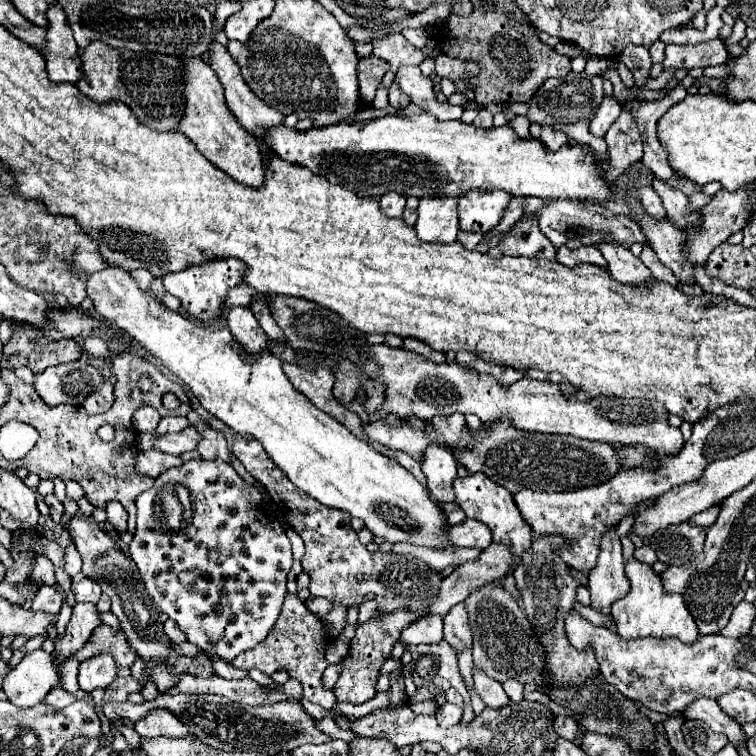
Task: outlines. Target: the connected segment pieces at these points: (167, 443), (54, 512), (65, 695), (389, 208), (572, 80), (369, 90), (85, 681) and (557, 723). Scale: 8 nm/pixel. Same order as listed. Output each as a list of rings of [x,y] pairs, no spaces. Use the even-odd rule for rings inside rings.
[[[188,426],[186,430],[178,432],[178,434],[160,436],[160,440],[156,442],[154,448],[162,450],[162,452],[168,452],[168,454],[174,454],[174,456],[180,456],[182,452],[196,450],[200,438],[202,438],[202,434],[194,426]]]
[[[50,494],[50,496],[46,496],[46,498],[44,498],[44,502],[46,502],[46,504],[48,504],[48,508],[50,508],[50,518],[52,518],[54,522],[60,522],[64,508],[62,508],[62,504],[56,500],[56,496],[54,496],[54,494]]]
[[[56,684],[42,702],[48,704],[48,706],[54,706],[54,708],[64,708],[64,706],[68,706],[68,704],[74,702],[74,696],[70,692],[66,692],[60,684]]]
[[[388,192],[388,196],[380,198],[380,210],[390,218],[402,218],[404,208],[406,208],[406,198],[396,196],[396,192]]]
[[[570,72],[568,76],[564,76],[562,80],[560,78],[550,78],[540,90],[538,94],[530,100],[530,110],[528,110],[528,118],[530,122],[538,122],[538,124],[548,124],[552,126],[554,130],[562,130],[568,134],[568,138],[572,142],[578,142],[578,144],[584,144],[584,146],[590,146],[592,152],[606,160],[608,156],[608,146],[604,142],[604,138],[596,138],[590,134],[588,130],[588,124],[592,120],[592,116],[596,114],[596,108],[602,104],[602,78],[600,76],[588,76],[586,72]]]
[[[366,56],[360,58],[358,62],[358,80],[360,80],[360,96],[364,104],[370,104],[374,94],[376,94],[376,86],[380,84],[382,76],[386,74],[386,70],[390,68],[388,62],[384,62],[378,56]]]
[[[100,654],[100,656],[88,658],[80,664],[78,684],[84,692],[92,692],[96,688],[108,688],[114,682],[116,672],[118,672],[118,668],[116,668],[112,656]]]
[[[554,714],[554,730],[558,736],[574,742],[574,738],[580,734],[578,724],[574,722],[574,718],[570,716],[562,716],[562,714]]]

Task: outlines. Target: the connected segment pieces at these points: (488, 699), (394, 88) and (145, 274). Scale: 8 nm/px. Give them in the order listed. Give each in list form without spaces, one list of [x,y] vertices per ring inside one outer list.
[[[474,668],[474,684],[476,684],[476,692],[480,694],[480,698],[484,700],[486,706],[498,710],[498,708],[510,704],[510,698],[502,690],[502,684],[484,676],[478,668]]]
[[[394,80],[392,82],[392,86],[388,88],[388,98],[390,98],[390,104],[394,106],[394,108],[406,108],[408,104],[410,104],[410,100],[408,100],[408,96],[400,90],[400,86],[398,86],[398,82]]]
[[[142,268],[132,270],[132,272],[130,272],[130,276],[134,276],[134,278],[136,278],[134,282],[136,282],[142,290],[148,290],[148,288],[150,288],[150,284],[152,284],[152,280],[154,280],[154,278],[152,278],[152,274],[150,274],[148,270],[142,270]]]

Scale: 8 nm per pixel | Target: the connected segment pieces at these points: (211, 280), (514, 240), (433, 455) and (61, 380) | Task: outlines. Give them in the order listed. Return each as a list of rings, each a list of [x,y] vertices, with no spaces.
[[[236,258],[210,260],[210,262],[204,262],[200,266],[190,266],[182,272],[176,272],[176,274],[166,274],[164,288],[182,302],[182,308],[190,316],[208,322],[208,320],[220,318],[224,314],[224,302],[228,298],[228,288],[242,284],[244,274],[246,274],[246,264],[236,260]]]
[[[524,218],[518,220],[508,234],[502,236],[498,244],[500,252],[504,256],[528,256],[528,258],[544,258],[544,260],[556,260],[556,248],[552,242],[540,232],[536,218]]]
[[[430,446],[424,454],[422,470],[428,478],[430,494],[442,502],[454,502],[452,482],[456,480],[456,462],[452,460],[452,452],[444,446]]]
[[[84,360],[52,366],[34,374],[34,388],[48,406],[82,404],[102,384],[102,374]]]

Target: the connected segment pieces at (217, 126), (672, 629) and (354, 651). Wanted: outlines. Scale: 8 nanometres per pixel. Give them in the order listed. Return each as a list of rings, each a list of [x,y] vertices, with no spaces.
[[[182,58],[184,60],[184,94],[186,94],[186,114],[180,120],[180,132],[186,134],[196,148],[220,170],[224,170],[232,180],[248,186],[260,188],[264,184],[264,164],[262,152],[252,134],[248,134],[236,120],[236,116],[228,110],[224,90],[220,88],[220,80],[216,80],[214,70],[202,62],[202,58]]]
[[[638,560],[626,562],[626,576],[630,580],[630,592],[618,600],[612,606],[612,620],[616,624],[616,632],[622,638],[642,638],[642,636],[654,636],[654,638],[678,638],[684,644],[692,644],[698,638],[698,628],[684,606],[684,600],[680,594],[666,594],[662,588],[660,576],[652,570],[652,566],[642,564]]]
[[[392,612],[392,614],[380,614],[378,618],[370,618],[368,622],[360,624],[356,628],[356,634],[350,642],[350,654],[342,660],[344,670],[334,686],[334,694],[336,694],[336,702],[350,702],[350,704],[364,704],[366,700],[374,698],[376,690],[376,680],[378,680],[378,670],[384,664],[384,660],[388,660],[390,650],[394,646],[394,642],[400,638],[402,628],[406,628],[406,624],[410,624],[410,620],[418,618],[420,614],[408,614],[408,612]]]

